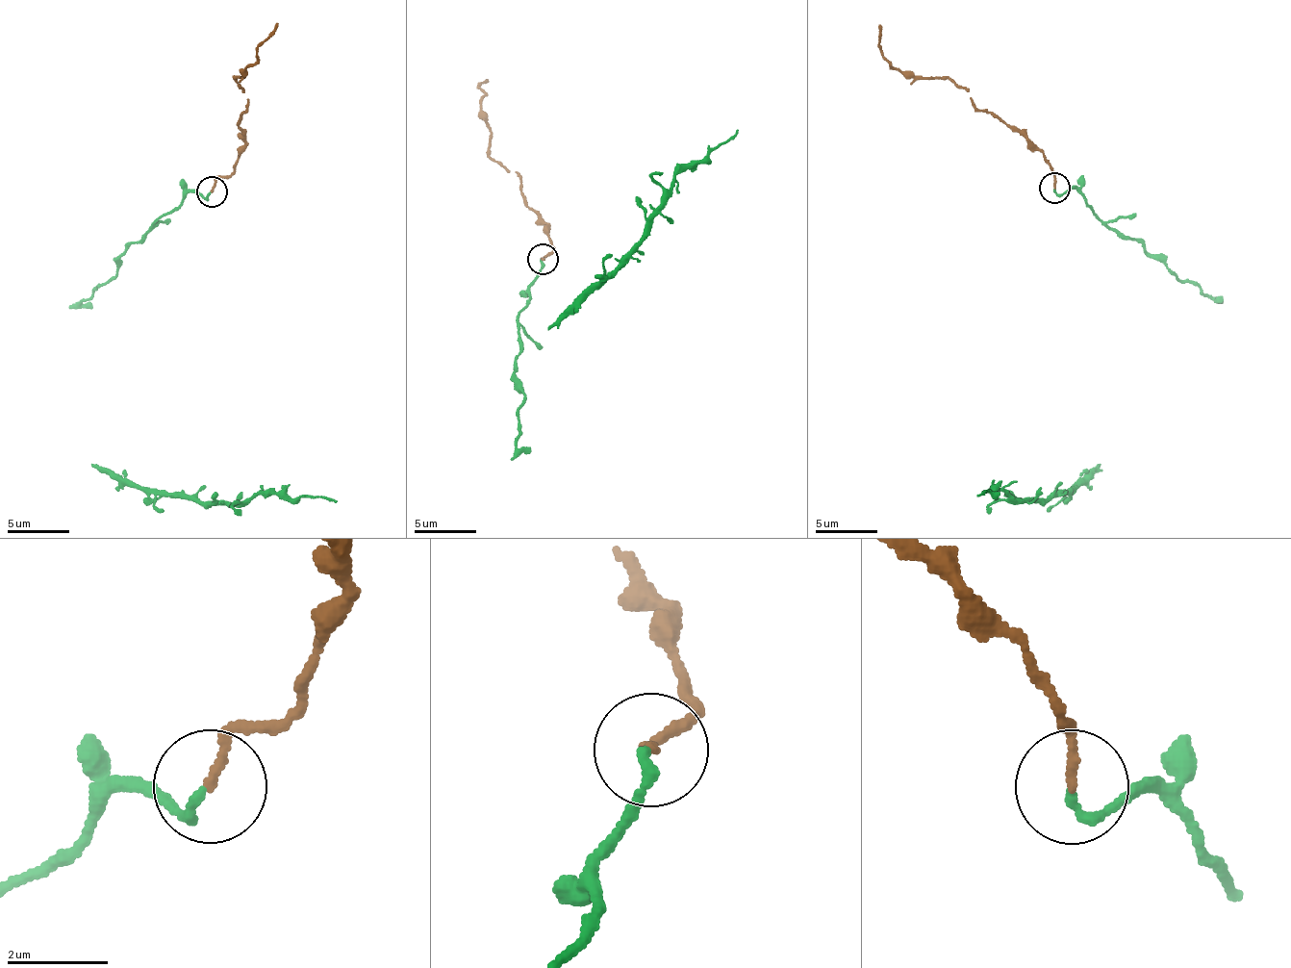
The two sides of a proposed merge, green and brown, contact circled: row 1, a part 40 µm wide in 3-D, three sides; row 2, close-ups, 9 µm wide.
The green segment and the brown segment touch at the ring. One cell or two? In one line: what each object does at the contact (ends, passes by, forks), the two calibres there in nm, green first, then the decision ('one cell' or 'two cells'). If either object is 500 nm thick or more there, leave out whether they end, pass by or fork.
green ends; brown ends; calibres 190 and 150 nm; one cell

